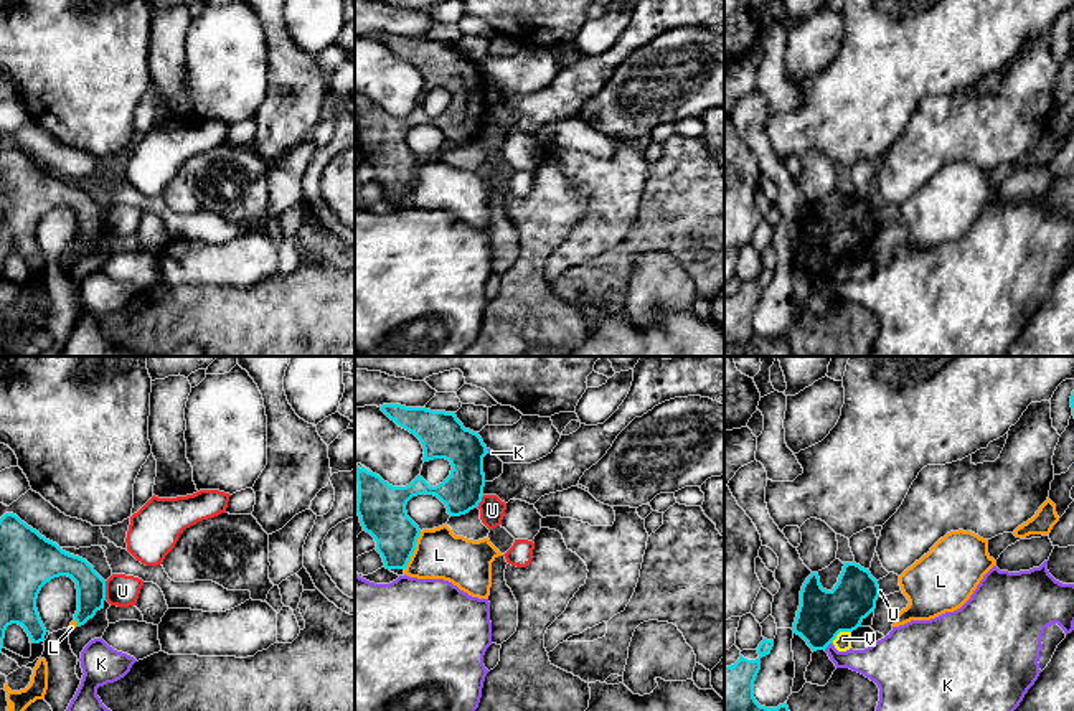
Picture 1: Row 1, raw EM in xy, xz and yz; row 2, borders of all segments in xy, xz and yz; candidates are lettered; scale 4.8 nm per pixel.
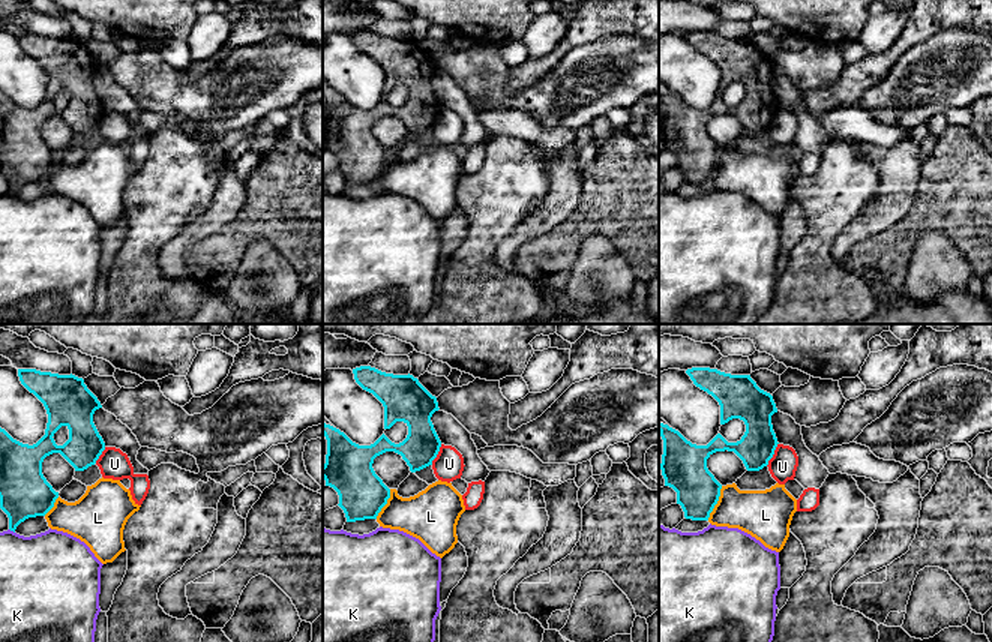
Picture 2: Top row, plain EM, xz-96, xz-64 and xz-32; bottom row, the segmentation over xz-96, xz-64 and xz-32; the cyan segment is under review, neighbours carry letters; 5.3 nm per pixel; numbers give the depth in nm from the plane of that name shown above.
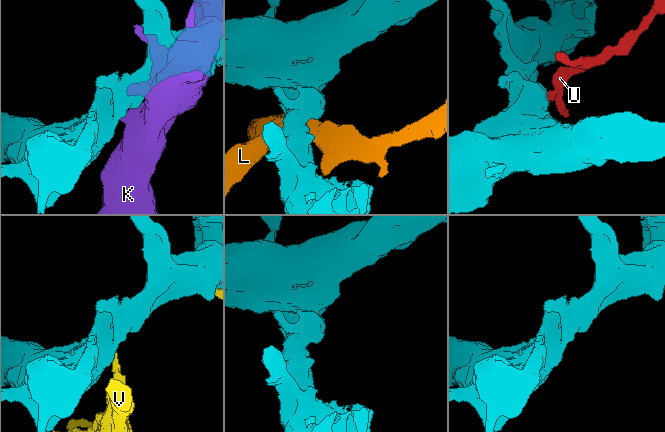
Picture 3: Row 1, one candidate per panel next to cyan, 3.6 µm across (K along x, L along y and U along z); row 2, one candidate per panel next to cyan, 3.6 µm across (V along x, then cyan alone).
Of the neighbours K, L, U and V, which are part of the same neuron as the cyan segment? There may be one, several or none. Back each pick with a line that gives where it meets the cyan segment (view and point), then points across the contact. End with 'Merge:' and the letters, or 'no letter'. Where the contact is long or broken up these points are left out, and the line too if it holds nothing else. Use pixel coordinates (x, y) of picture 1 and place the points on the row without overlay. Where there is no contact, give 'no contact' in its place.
Merge: no letter

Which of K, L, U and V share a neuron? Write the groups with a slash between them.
K / L / U / V

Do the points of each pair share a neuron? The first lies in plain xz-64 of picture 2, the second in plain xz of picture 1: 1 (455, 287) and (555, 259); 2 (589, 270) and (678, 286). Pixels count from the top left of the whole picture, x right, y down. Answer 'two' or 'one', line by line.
1: two
2: one

